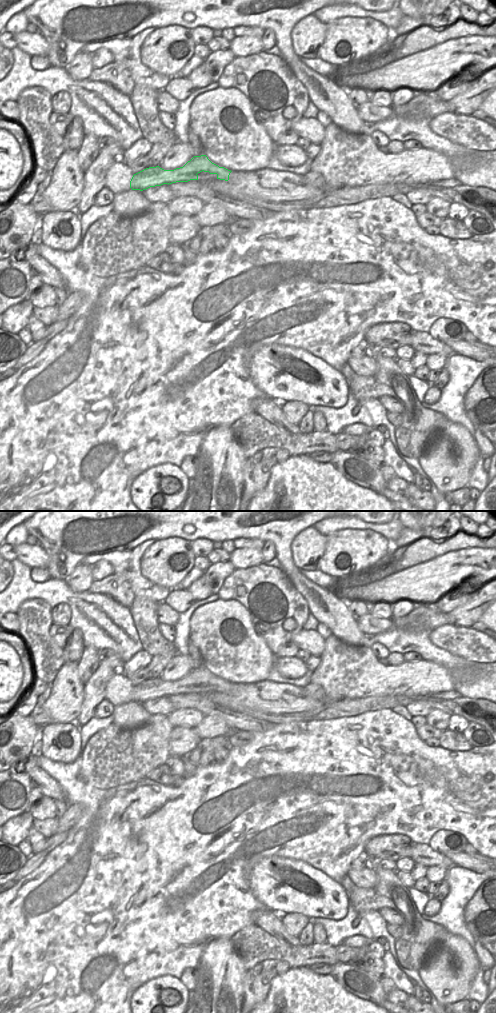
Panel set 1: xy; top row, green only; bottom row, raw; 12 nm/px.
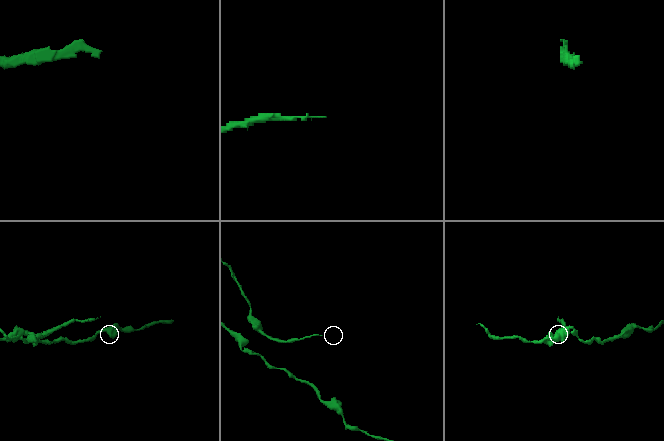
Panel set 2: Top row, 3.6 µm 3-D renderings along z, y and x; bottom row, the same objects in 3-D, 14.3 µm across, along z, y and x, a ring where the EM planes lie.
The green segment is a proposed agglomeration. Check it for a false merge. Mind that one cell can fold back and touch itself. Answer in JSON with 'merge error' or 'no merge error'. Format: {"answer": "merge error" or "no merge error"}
{"answer": "merge error"}

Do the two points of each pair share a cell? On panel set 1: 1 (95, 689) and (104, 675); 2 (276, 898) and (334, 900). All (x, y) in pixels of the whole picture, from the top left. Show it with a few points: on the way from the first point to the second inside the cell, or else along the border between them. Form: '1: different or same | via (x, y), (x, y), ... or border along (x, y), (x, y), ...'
1: same | via (96, 686), (101, 678)
2: same | via (290, 900), (320, 900)

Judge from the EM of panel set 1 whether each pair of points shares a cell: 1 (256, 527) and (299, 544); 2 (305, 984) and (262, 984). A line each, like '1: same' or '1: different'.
1: different
2: different

